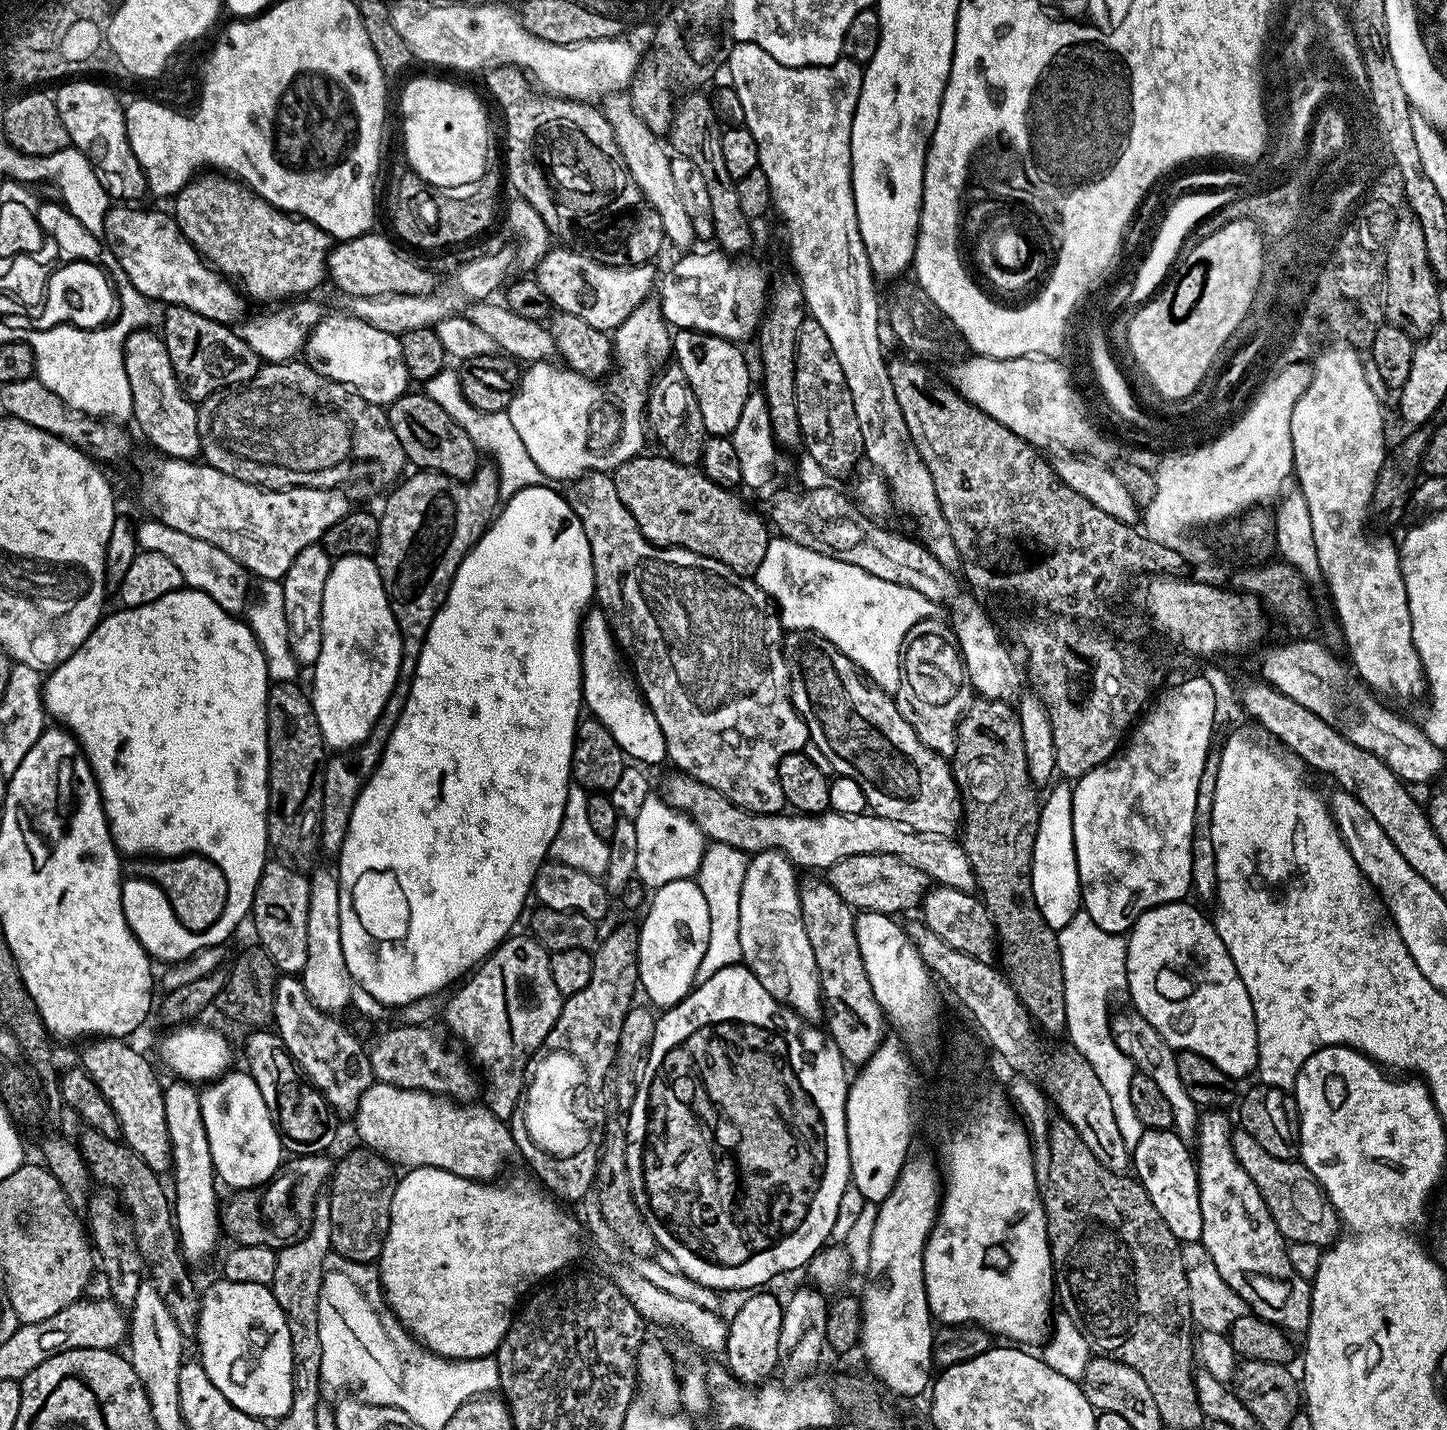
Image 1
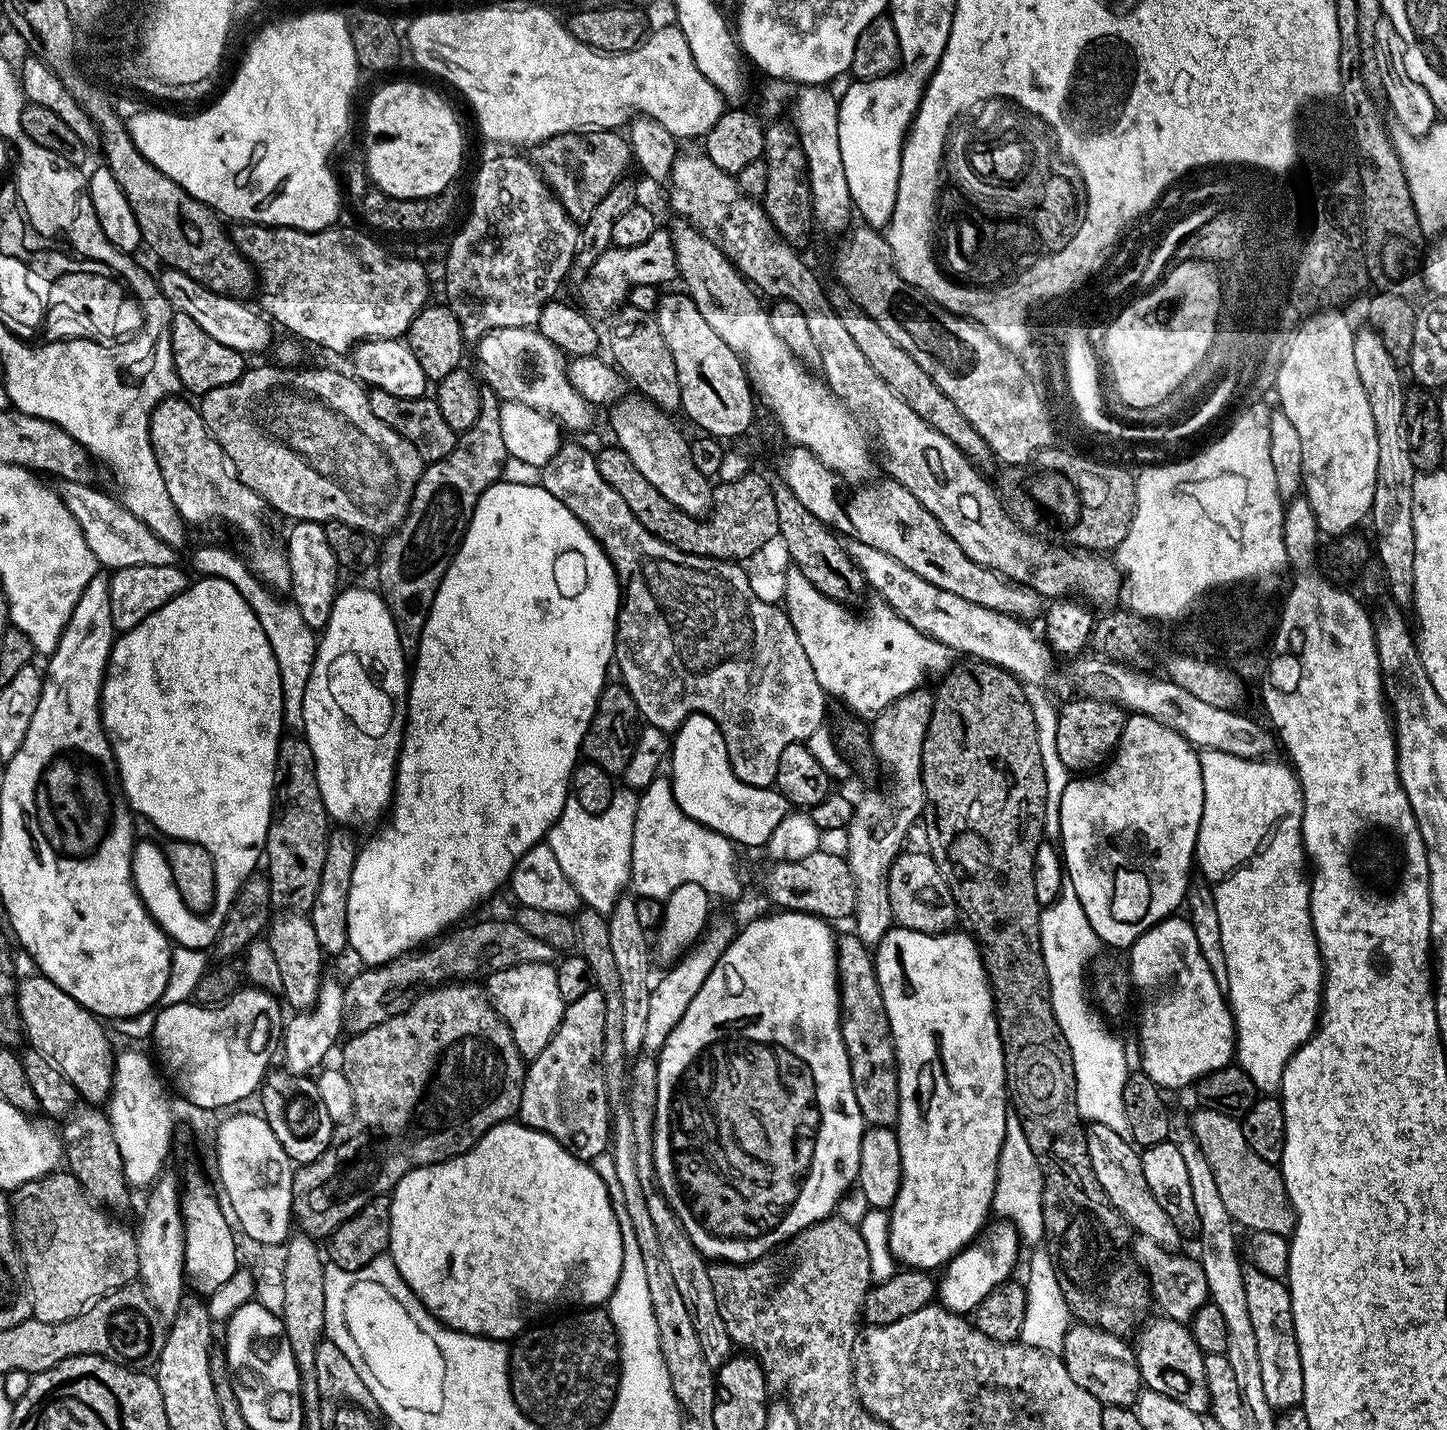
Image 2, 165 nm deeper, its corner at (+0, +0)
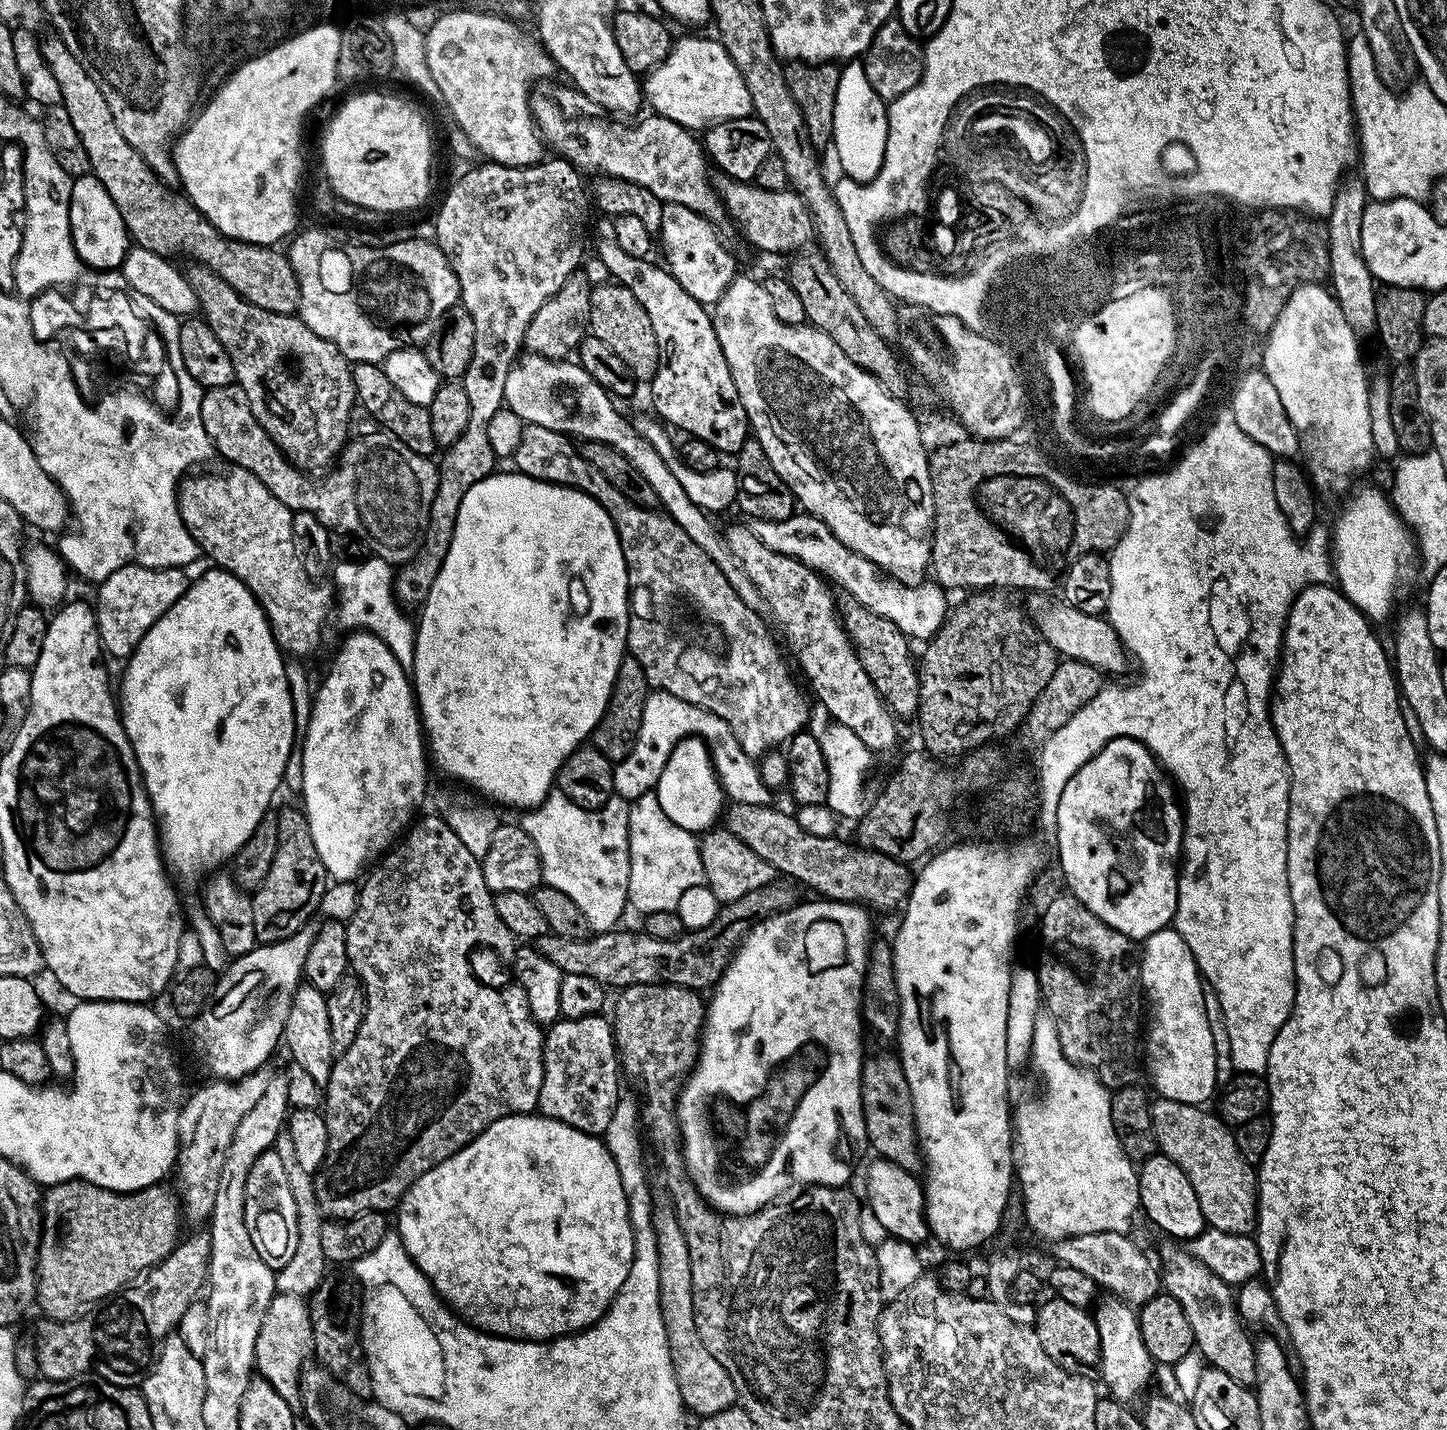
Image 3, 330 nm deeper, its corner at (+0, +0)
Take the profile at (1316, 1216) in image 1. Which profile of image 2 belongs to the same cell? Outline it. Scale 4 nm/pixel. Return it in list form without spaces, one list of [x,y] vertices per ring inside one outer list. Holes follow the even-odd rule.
[[[1197,1107],[1195,1111],[1190,1123],[1190,1135],[1198,1142],[1202,1154],[1206,1154],[1210,1170],[1214,1170],[1214,1183],[1230,1218],[1241,1229],[1248,1228],[1249,1233],[1265,1232],[1291,1237],[1296,1215],[1286,1194],[1279,1167],[1266,1162],[1266,1158],[1258,1158],[1258,1154],[1250,1150],[1237,1117],[1202,1107]]]

